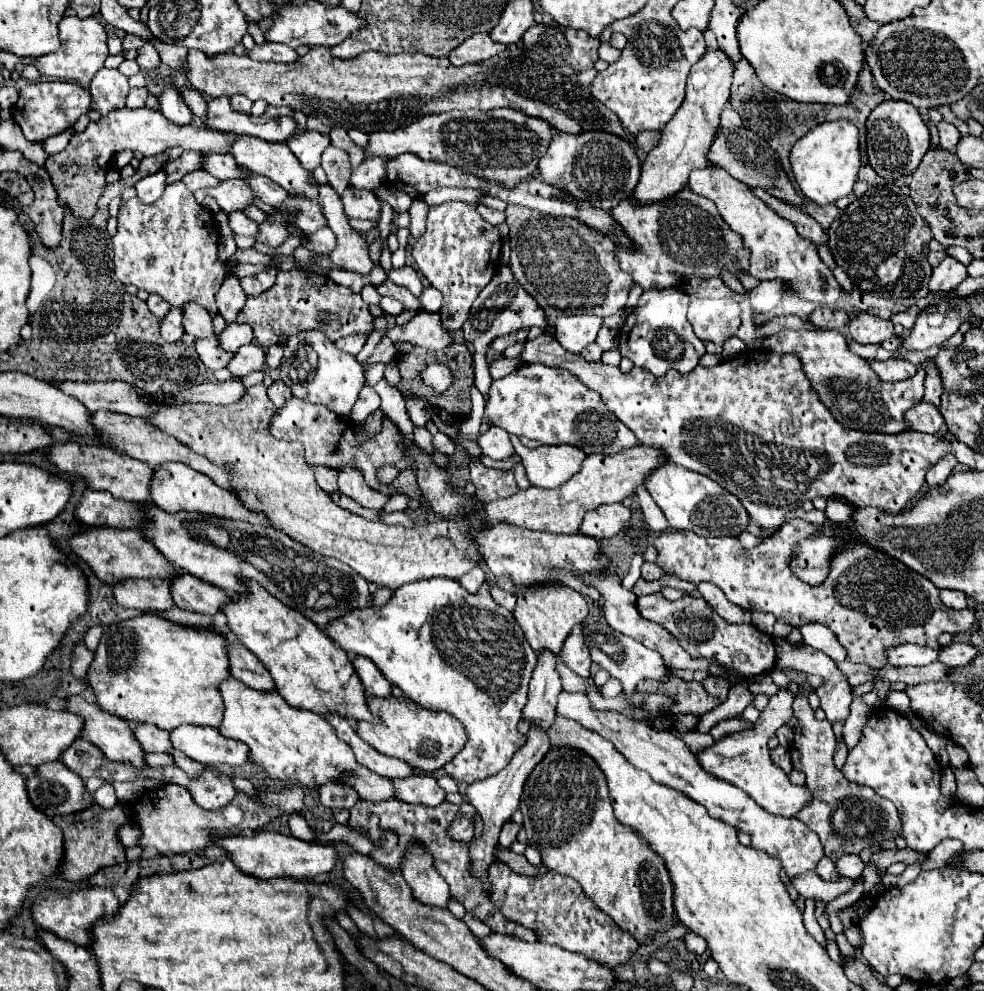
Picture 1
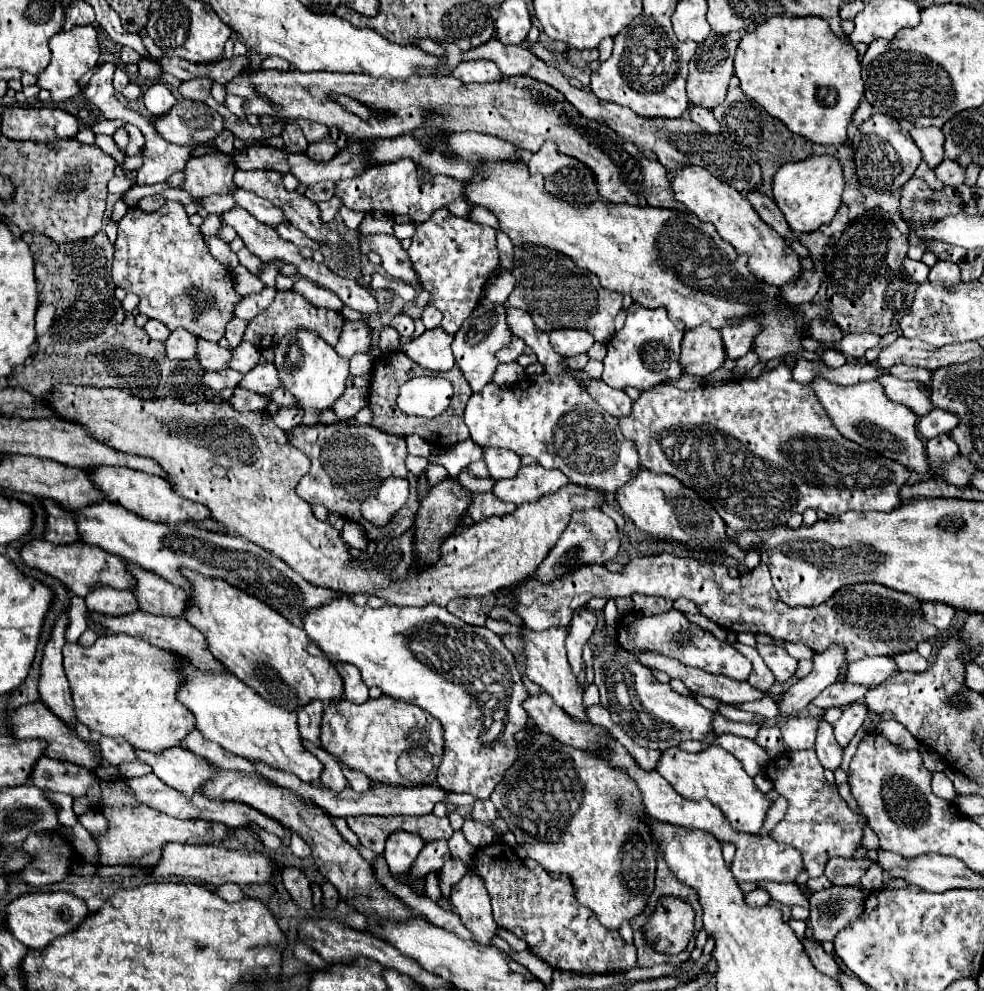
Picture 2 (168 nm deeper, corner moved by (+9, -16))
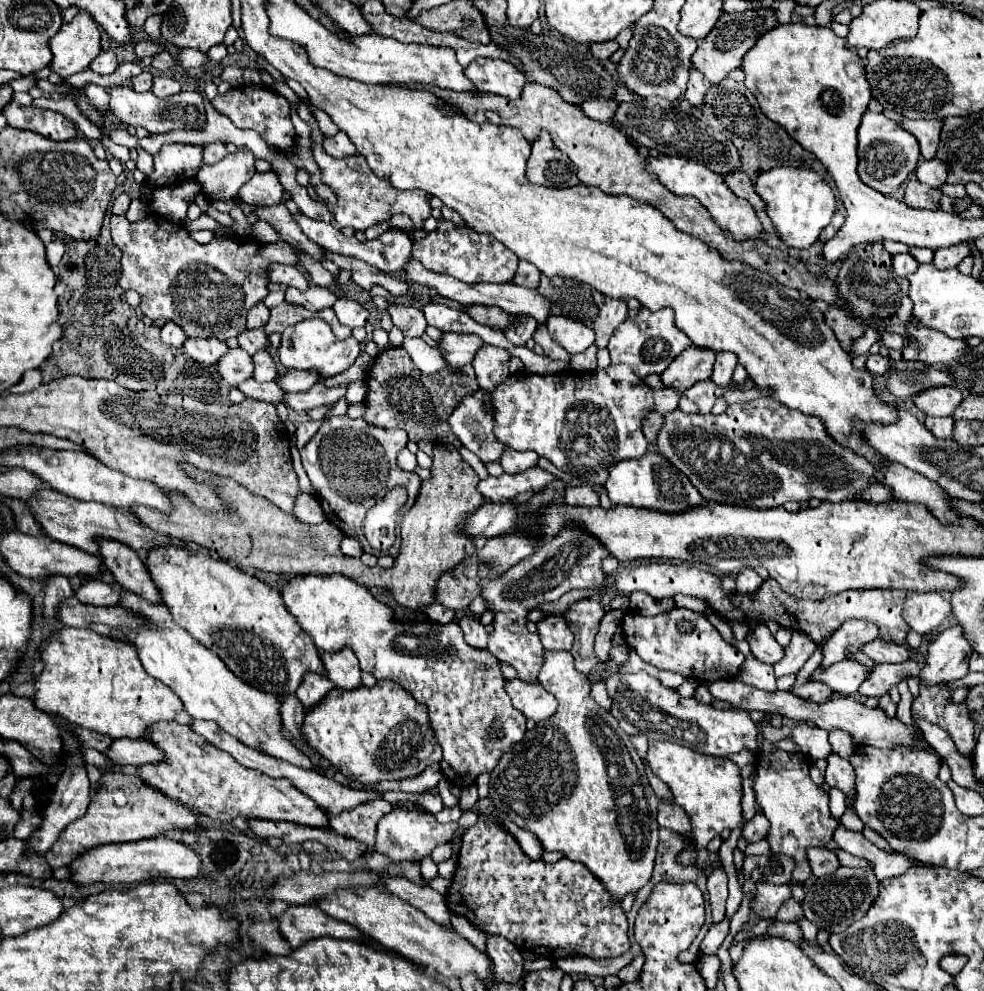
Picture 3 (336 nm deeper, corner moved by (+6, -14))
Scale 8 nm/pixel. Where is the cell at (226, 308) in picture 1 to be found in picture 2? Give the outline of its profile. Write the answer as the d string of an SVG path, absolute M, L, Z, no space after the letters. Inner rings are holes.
M235 318L235 320L231 320L231 322L227 324L225 338L229 340L229 346L231 346L231 348L235 348L235 346L241 344L241 340L243 340L243 332L245 332L245 330L247 330L247 322L245 322L245 320Z

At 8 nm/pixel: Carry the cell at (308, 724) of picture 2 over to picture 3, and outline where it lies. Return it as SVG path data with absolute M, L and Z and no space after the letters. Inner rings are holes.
M306 674L296 696L302 702L304 712L310 712L314 706L318 706L328 696L328 692L332 688L334 688L334 684L328 678L316 676L316 674Z

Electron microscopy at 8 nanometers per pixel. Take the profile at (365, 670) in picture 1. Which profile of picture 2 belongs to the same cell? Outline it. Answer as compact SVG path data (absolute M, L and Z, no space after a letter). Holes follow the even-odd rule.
M335 664L335 668L343 678L343 696L347 700L357 704L363 704L365 700L369 700L369 692L359 676L359 668L355 668L353 664Z

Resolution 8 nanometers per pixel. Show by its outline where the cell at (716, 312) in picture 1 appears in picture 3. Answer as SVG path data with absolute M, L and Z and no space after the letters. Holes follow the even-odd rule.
M688 346L674 362L662 372L662 382L674 390L686 390L698 380L706 380L712 374L716 352L710 348Z

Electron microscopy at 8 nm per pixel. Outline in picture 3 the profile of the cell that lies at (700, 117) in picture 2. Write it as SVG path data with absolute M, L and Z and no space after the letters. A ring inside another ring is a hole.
M690 68L690 80L688 80L688 90L684 94L684 100L688 100L692 106L702 106L706 100L706 84L702 74L698 74L698 70Z

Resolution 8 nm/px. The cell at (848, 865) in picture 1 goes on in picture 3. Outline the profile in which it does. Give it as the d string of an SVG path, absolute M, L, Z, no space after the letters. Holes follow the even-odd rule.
M756 882L756 902L752 908L762 918L774 918L778 908L792 898L792 884L770 884L770 882Z

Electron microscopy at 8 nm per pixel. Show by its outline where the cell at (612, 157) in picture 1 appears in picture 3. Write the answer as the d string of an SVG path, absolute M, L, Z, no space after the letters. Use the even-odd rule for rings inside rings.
M546 132L532 142L532 156L528 160L526 176L530 182L548 188L572 188L580 184L574 164L568 162L568 156L554 146L550 134Z

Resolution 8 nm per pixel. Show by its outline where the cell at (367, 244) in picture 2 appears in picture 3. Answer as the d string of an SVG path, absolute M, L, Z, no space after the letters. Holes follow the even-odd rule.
M410 258L406 262L406 268L404 268L404 276L408 282L412 284L418 284L418 286L426 286L426 288L434 288L440 296L444 298L450 298L450 300L456 300L456 302L462 302L466 306L472 306L472 304L484 304L484 306L500 306L502 310L510 312L510 314L530 314L532 318L536 318L540 324L546 322L548 318L548 310L550 310L550 302L540 296L536 290L530 290L530 288L524 288L524 286L516 286L514 282L506 282L506 284L490 284L490 282L478 282L478 284L466 284L466 282L460 282L452 276L446 276L446 274L438 274L438 272L432 272L428 268L422 266L422 262L418 262L416 258Z

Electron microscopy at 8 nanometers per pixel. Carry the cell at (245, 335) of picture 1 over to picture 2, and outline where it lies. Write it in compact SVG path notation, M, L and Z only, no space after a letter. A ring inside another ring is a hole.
M241 342L235 350L233 350L233 360L231 360L231 368L239 370L241 374L247 374L251 368L255 368L261 362L261 352L259 348L255 348L251 342Z

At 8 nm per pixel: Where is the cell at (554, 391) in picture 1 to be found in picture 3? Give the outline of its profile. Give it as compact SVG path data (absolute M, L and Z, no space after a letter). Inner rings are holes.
M608 366L608 368L604 368L604 370L590 370L590 372L560 372L560 374L554 374L554 376L540 376L540 374L532 374L532 372L526 372L526 370L522 370L522 372L516 372L516 374L510 374L504 382L500 382L492 392L488 392L488 396L490 396L490 406L486 404L486 408L492 408L492 418L494 418L494 434L496 434L496 438L504 444L504 446L508 446L508 448L514 448L514 450L534 450L538 456L544 456L544 458L548 458L558 470L562 470L562 472L568 472L568 474L572 474L572 476L576 476L576 478L580 478L580 480L584 480L586 484L590 484L592 488L604 488L604 484L606 484L606 480L608 480L608 472L610 472L610 468L616 464L616 462L620 462L620 460L638 460L638 458L642 458L644 454L646 454L646 450L648 450L648 440L644 438L644 434L642 434L642 426L640 426L640 418L642 418L642 414L646 414L646 412L650 412L650 410L656 410L658 414L666 414L666 410L674 410L676 406L678 406L678 402L680 402L680 398L684 396L684 398L688 398L688 400L692 400L698 408L700 408L700 412L702 414L708 414L710 410L712 410L712 406L714 406L714 402L716 402L716 398L720 398L727 390L733 389L731 386L726 387L718 387L714 386L714 382L708 378L708 380L702 380L702 382L696 382L690 390L684 390L684 394L682 392L678 392L678 390L672 390L672 388L662 388L662 390L650 390L628 366Z

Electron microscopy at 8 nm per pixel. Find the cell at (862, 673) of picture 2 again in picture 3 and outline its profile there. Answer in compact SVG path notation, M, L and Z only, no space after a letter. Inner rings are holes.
M846 660L830 666L828 670L816 670L812 674L812 680L828 684L836 694L852 696L858 692L858 688L864 684L872 670L856 660Z

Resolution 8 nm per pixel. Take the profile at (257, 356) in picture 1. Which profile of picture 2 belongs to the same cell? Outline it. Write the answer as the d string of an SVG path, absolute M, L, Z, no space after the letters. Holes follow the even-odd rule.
M259 364L255 366L251 372L247 372L241 380L241 388L259 392L259 394L269 394L273 390L277 390L279 384L279 374L277 368L273 364Z

